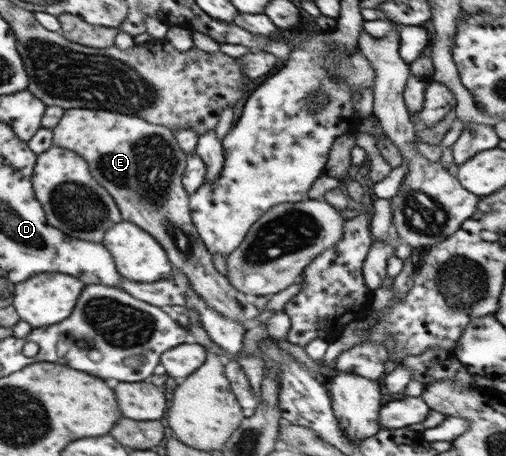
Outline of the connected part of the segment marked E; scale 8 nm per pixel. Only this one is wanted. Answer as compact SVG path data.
M73 108L64 110L59 123L52 129L52 145L67 148L83 156L95 181L102 185L117 203L122 219L134 223L152 235L166 251L174 269L184 273L196 294L206 301L205 305L217 313L242 323L245 327L253 326L253 319L261 315L254 304L247 302L247 294L237 291L221 272L217 271L212 260L212 253L207 249L198 234L191 217L189 196L182 184L187 156L180 148L175 133L163 125L149 123L135 115L125 115L117 111L99 111L95 109Z

